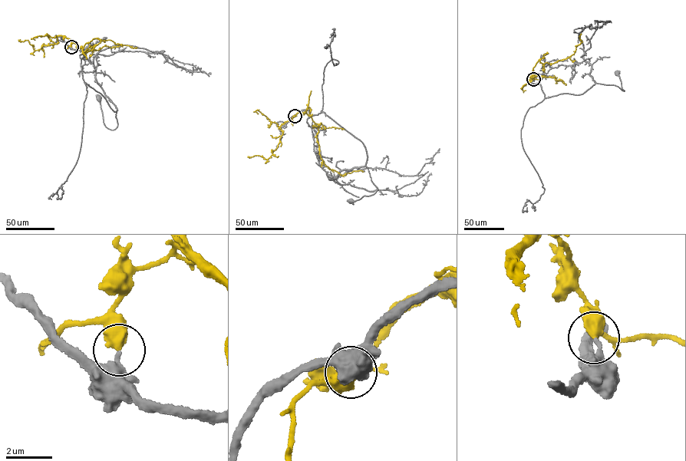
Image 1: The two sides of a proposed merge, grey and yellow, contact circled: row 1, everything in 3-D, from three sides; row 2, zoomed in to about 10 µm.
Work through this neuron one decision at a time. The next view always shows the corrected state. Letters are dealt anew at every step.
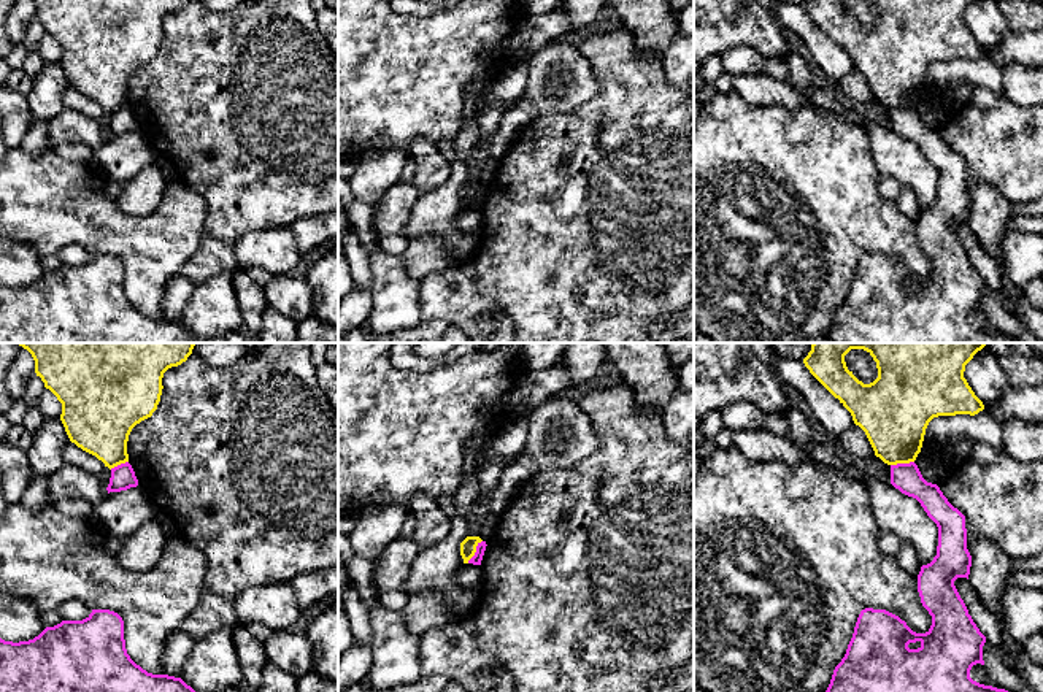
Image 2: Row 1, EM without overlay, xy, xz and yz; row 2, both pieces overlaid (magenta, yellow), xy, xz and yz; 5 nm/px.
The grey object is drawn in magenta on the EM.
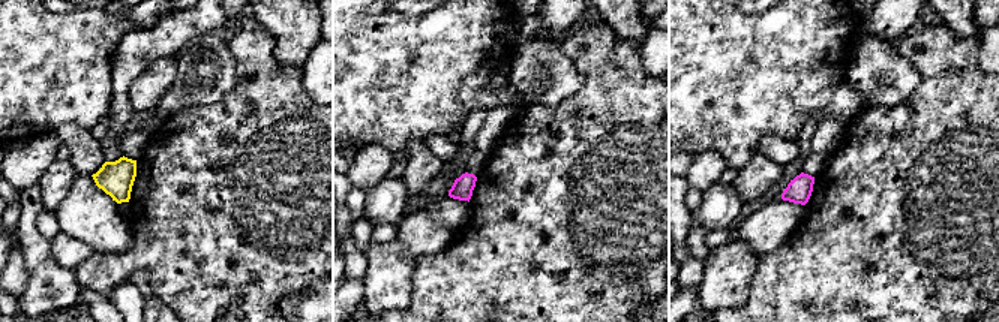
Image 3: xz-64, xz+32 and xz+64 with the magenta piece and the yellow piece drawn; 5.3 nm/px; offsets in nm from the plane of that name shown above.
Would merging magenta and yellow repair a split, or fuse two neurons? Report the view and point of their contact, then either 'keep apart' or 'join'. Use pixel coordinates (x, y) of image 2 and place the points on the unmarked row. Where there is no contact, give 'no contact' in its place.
xz (477, 196) | keep apart

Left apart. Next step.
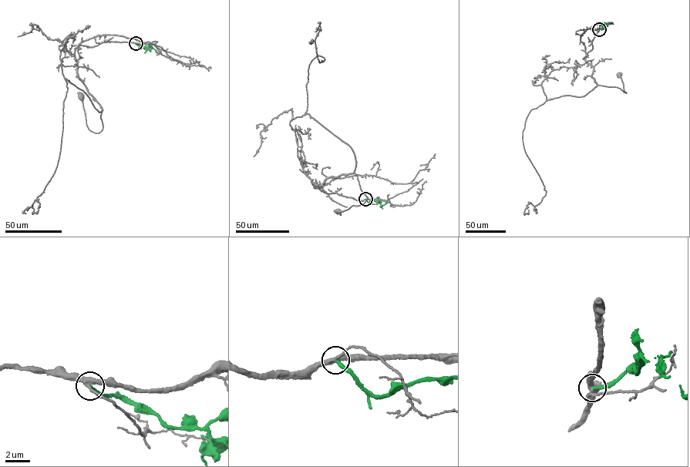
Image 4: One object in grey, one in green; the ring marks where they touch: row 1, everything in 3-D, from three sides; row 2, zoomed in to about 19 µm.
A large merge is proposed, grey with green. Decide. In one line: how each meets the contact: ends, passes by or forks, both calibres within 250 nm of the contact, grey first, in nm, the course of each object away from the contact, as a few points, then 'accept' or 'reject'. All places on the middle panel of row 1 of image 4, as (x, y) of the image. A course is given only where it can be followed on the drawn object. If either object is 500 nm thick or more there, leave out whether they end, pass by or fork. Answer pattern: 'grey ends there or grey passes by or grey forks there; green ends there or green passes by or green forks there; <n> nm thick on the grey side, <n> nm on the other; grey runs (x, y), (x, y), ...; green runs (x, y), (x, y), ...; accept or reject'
grey forks there; green ends there; 300 nm thick on the grey side, 260 nm on the other; grey runs (365, 199), (326, 193), (313, 183), (321, 186), (328, 178), (355, 174), (367, 199), (338, 210); green runs (365, 199), (369, 203), (377, 201), (382, 205), (387, 200); reject

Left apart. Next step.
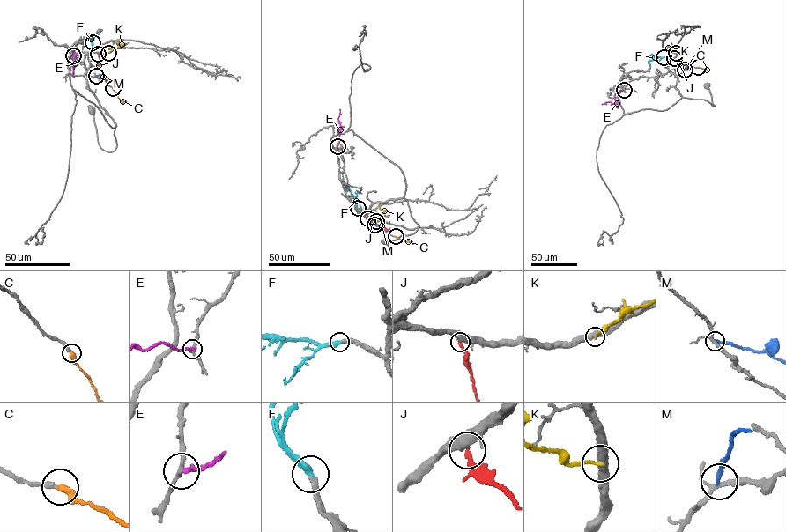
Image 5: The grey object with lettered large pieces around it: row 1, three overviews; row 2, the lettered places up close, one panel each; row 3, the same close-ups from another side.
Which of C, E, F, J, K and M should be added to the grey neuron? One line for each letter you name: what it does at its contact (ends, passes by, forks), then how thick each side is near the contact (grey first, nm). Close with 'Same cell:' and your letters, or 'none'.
C: it ends; calibres 260 and 440 nm
F: it ends; calibres 300 and 400 nm
Same cell: C, F

